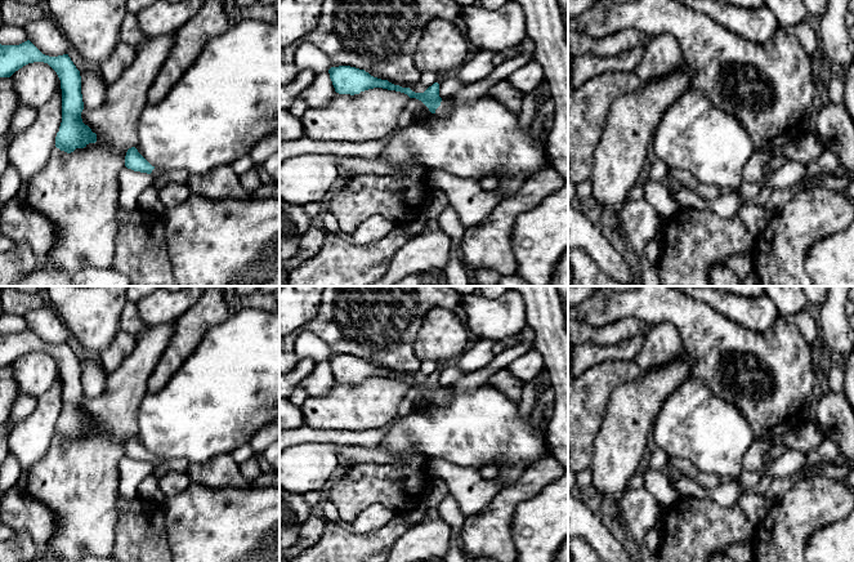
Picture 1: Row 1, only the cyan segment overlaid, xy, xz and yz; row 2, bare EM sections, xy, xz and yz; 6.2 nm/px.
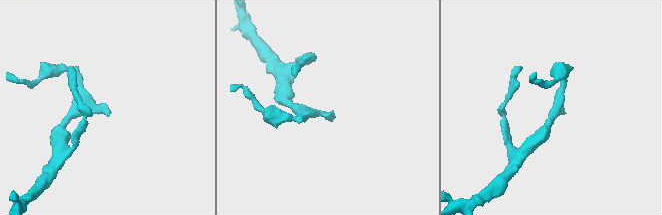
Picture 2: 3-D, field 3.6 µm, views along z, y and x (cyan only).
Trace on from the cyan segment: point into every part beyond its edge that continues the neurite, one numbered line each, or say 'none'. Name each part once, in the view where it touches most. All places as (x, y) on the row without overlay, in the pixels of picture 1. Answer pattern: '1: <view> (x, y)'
1: xz (445, 397)

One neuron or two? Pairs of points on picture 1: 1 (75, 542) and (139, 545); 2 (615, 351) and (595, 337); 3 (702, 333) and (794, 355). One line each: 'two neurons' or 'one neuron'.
1: two neurons
2: two neurons
3: one neuron

